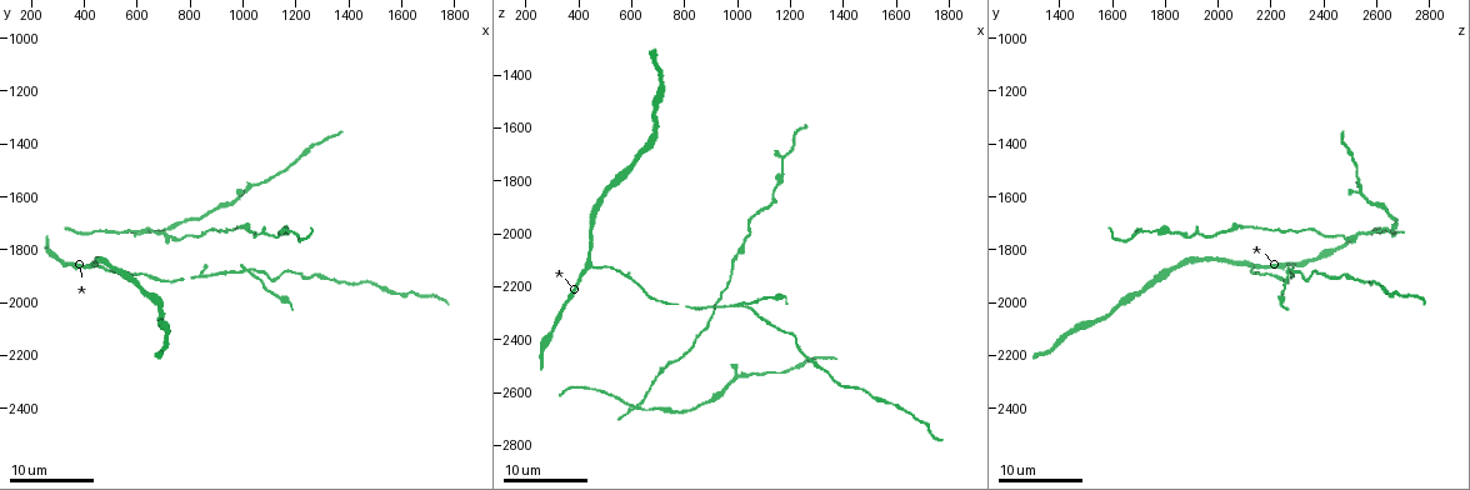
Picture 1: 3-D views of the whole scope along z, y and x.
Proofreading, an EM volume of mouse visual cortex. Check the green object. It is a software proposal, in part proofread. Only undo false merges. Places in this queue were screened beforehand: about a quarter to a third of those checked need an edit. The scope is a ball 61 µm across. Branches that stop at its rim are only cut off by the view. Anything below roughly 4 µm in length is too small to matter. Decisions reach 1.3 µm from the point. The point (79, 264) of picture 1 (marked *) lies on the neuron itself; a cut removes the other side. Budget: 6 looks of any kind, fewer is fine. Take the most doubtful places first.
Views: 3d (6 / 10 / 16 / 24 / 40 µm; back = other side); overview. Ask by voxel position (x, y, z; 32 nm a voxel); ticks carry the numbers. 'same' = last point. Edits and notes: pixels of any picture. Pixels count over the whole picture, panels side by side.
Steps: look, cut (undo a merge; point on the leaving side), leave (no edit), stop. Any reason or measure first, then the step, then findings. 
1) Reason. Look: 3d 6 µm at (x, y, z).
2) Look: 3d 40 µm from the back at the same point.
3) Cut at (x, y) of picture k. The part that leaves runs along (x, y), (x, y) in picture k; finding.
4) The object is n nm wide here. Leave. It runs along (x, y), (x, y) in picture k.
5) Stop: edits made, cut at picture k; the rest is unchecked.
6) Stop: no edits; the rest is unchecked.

Four or more arms meet. Look: 3d 16 µm at (620, 1720, 2660).

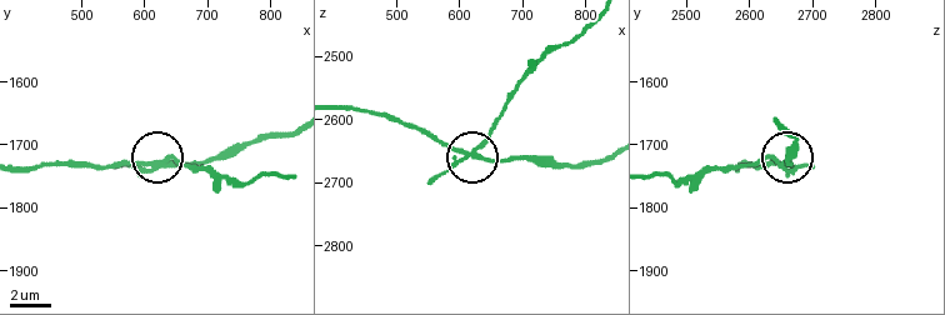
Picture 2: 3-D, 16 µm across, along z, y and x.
Closer look. Look: 3d 6 µm at (630, 1735, 2655).

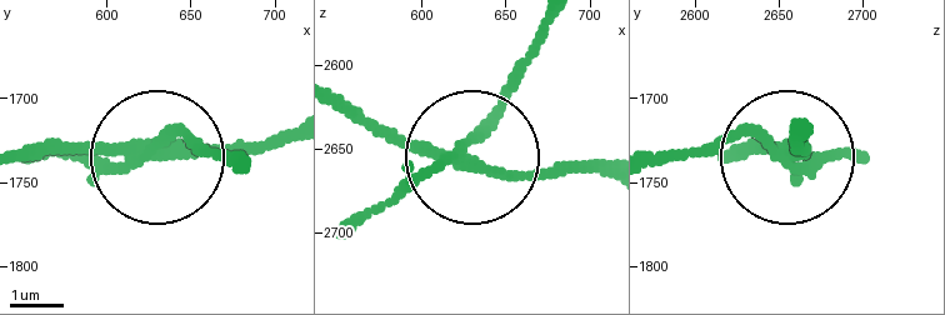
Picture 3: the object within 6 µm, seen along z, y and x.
Look: 3d 6 µm from the back at (628, 1730, 2656).

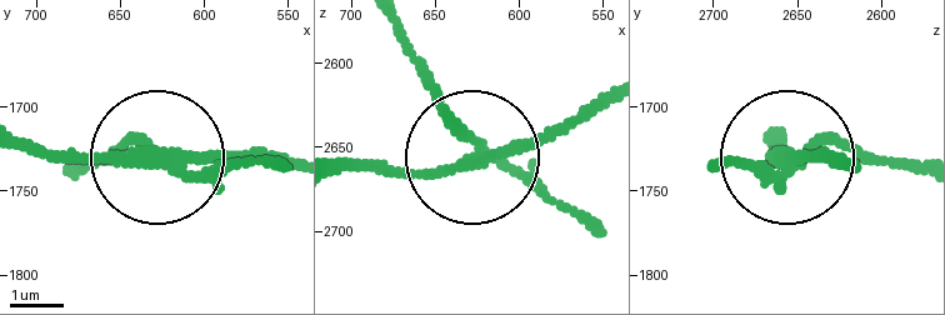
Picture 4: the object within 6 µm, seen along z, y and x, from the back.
The side arm is 32 µm long. Cut at (238, 168) of picture 4. The part that leaves runs along (478, 146), (406, 29) in picture 4; two neurons meet here.

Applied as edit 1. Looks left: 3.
Four or more arms meet. Look: 3d 16 µm at (1040, 1890, 2270).

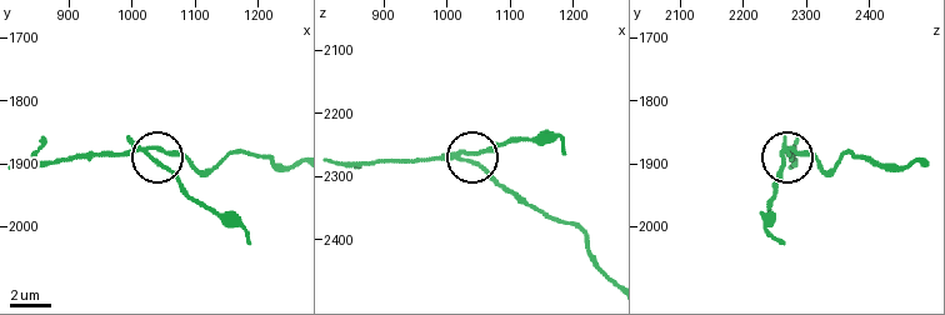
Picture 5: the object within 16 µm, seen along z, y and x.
Closer look. Look: 3d 10 µm at (1030, 1885, 2270).

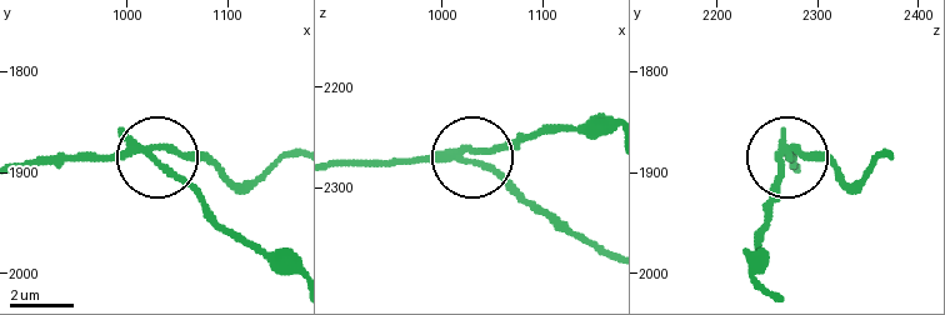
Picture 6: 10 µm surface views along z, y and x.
The object is 190 nm wide here. Cut at (171, 176) of picture 6. The part that leaves runs along (135, 141), (221, 223), (294, 263) in picture 6; a second neuron is stuck on.

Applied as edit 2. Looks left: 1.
Stop: edits made, cut at picture 4, cut at picture 6; the rest is unchecked.

